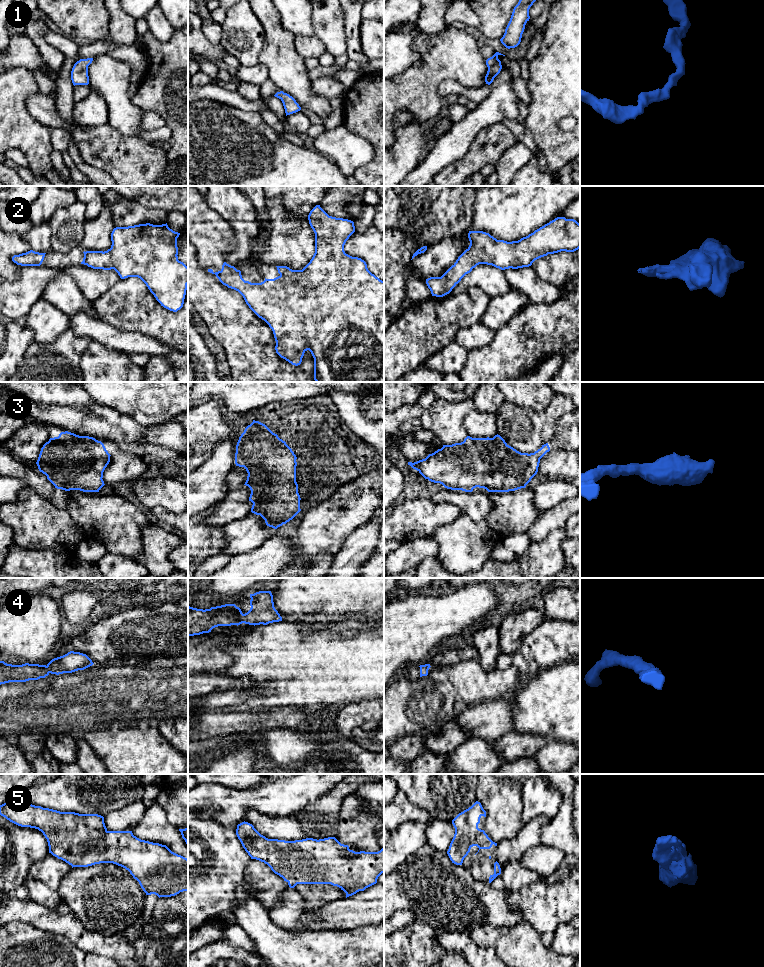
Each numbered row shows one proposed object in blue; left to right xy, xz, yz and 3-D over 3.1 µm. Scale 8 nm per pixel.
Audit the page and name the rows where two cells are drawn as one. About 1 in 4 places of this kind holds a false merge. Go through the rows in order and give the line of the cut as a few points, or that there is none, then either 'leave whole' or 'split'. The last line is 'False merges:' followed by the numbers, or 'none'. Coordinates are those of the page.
1: no cut | leave whole
2: no cut | leave whole
3: no cut | leave whole
4: no cut | leave whole
5: no cut | leave whole
False merges: none

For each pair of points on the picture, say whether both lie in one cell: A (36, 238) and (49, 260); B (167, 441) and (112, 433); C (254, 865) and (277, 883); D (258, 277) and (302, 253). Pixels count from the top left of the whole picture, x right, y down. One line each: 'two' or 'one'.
A: two
B: one
C: one
D: two

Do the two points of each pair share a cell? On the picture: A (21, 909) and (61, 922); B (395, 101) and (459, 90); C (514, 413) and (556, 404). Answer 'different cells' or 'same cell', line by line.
A: same cell
B: different cells
C: same cell

